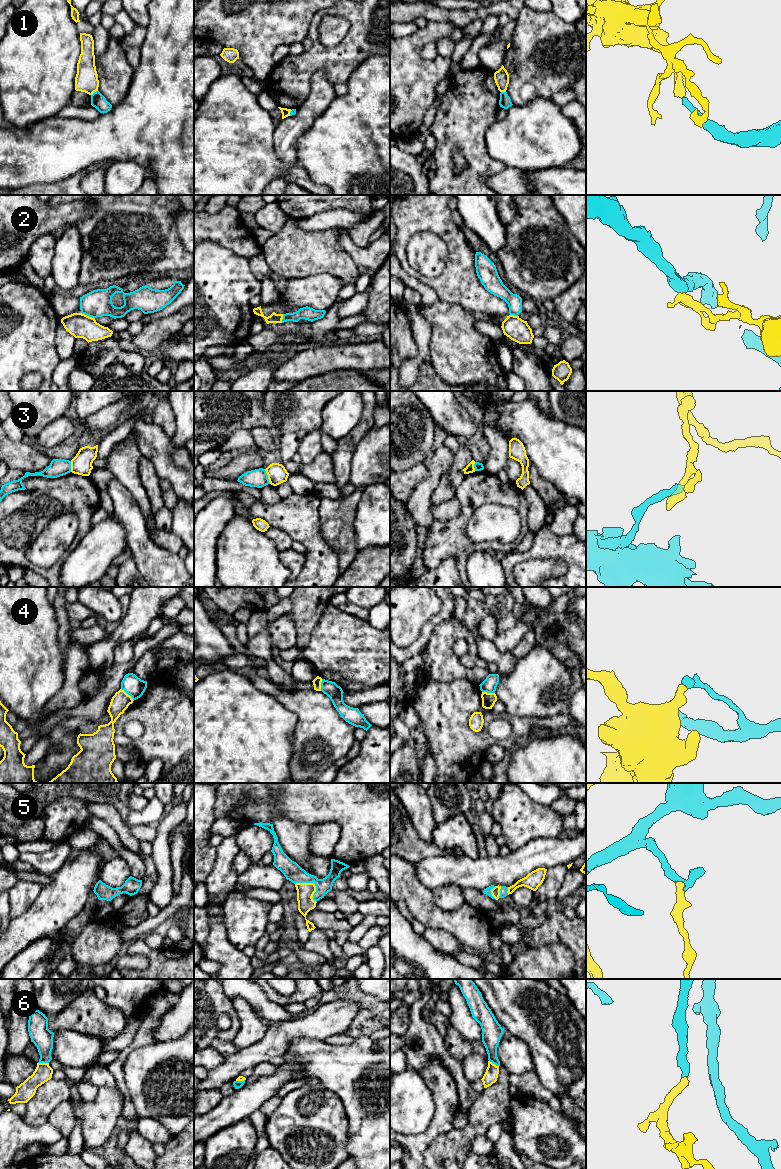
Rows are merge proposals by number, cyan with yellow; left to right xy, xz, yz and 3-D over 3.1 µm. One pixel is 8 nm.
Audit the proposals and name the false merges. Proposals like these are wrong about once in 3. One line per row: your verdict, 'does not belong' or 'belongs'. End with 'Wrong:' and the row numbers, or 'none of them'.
1: does not belong
2: does not belong
3: does not belong
4: does not belong
5: belongs
6: belongs
Wrong: 1, 2, 3, 4

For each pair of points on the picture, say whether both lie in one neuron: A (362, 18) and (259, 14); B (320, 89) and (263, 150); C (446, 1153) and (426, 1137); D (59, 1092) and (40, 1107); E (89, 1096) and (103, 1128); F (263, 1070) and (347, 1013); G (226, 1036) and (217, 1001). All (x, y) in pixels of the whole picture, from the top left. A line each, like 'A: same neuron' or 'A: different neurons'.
A: different neurons
B: different neurons
C: different neurons
D: same neuron
E: different neurons
F: different neurons
G: same neuron

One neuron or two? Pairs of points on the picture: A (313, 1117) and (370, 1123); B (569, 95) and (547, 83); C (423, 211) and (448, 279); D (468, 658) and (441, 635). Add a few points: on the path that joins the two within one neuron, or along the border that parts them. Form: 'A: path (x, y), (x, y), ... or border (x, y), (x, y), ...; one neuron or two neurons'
A: border (339, 1099), (343, 1105), (348, 1122), (347, 1145); two neurons
B: border (571, 88), (562, 88), (550, 97); two neurons
C: path (440, 228), (454, 243), (454, 262); one neuron
D: border (468, 652), (476, 657); two neurons

